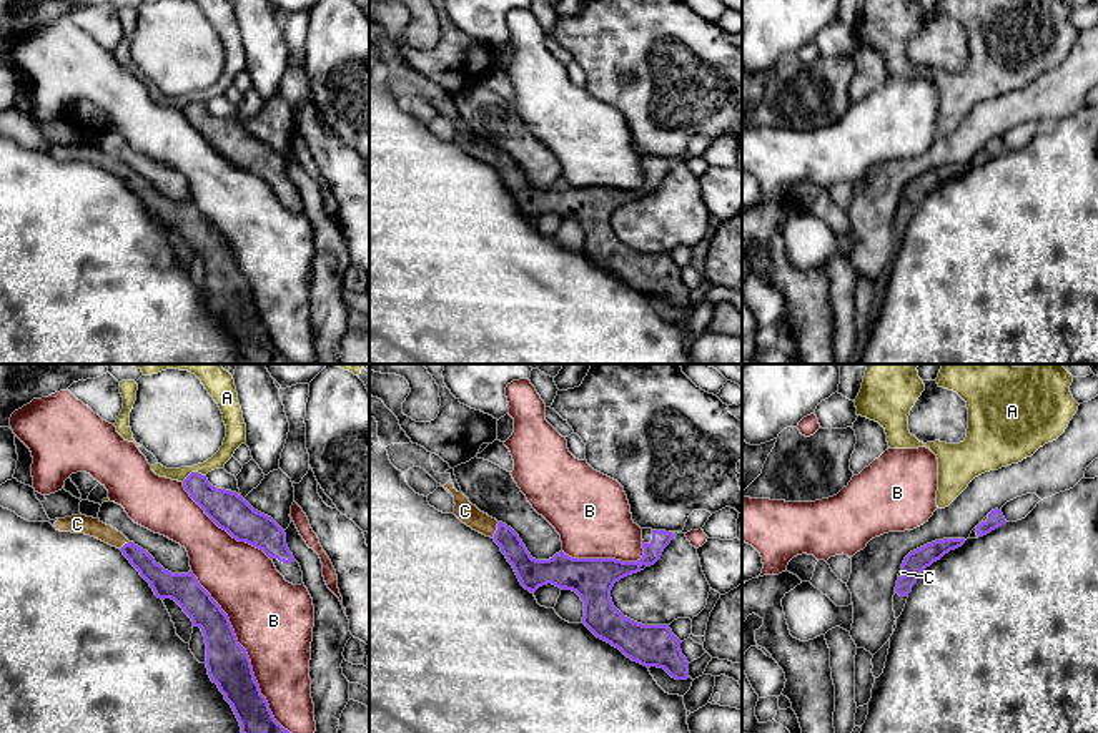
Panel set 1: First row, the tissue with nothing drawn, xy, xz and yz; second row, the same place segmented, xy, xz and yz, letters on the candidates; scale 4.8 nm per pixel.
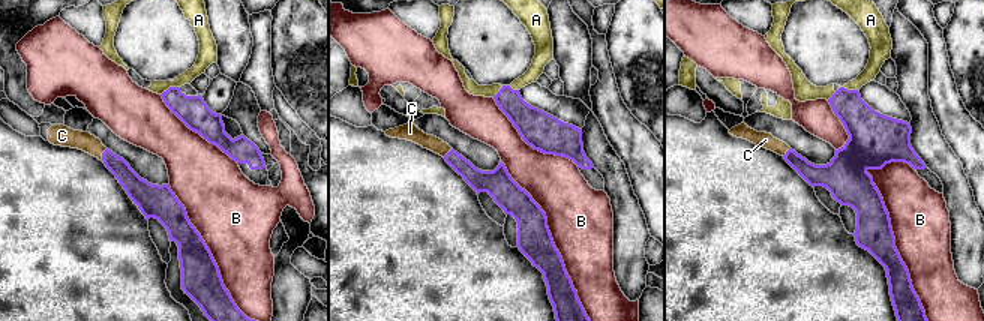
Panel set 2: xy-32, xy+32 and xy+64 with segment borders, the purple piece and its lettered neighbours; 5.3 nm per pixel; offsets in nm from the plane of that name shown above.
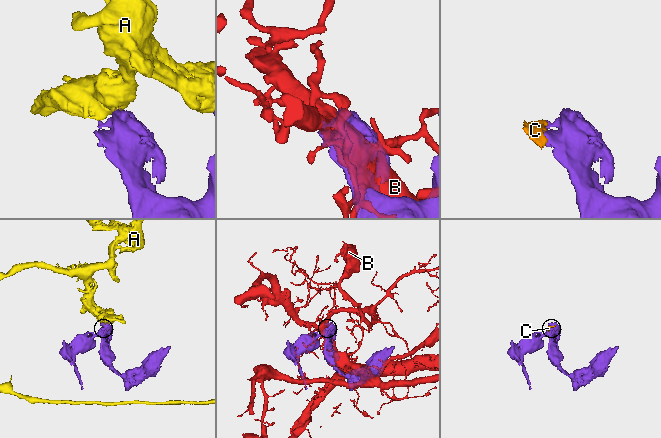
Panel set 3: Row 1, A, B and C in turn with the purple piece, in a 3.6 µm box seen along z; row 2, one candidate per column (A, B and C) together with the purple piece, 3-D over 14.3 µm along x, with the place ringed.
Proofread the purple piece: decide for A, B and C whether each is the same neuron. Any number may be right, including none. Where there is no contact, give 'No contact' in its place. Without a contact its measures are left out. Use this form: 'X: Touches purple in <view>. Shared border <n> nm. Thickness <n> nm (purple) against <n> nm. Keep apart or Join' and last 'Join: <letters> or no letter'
A: Touches purple in xy. Shared border 120 nm. Thickness 180 nm (purple) against 90 nm. Keep apart
B: Touches purple in xy. Shared border 900 nm. Thickness 220 nm (purple) against 380 nm. Keep apart
C: Touches purple in xz. Shared border 90 nm. Thickness 130 nm (purple) against 100 nm. Join
Join: C

